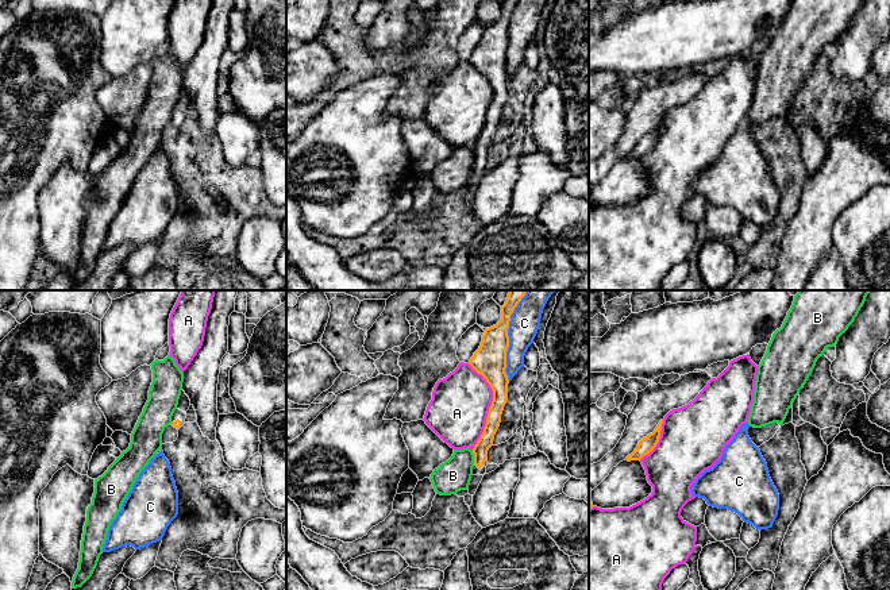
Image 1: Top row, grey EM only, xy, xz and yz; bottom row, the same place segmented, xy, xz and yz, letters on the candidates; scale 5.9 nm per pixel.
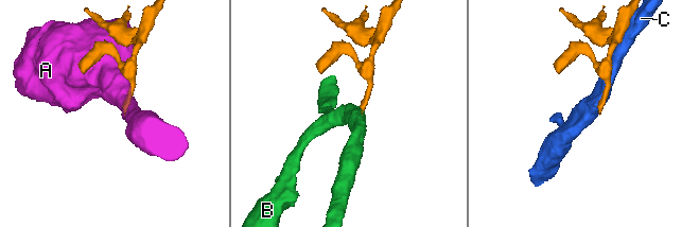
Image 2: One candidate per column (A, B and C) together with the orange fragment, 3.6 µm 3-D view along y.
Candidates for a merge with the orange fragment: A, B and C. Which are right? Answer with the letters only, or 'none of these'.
none of these

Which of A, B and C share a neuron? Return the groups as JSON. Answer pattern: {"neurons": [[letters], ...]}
{"neurons": [["A"], ["B"], ["C"]]}

